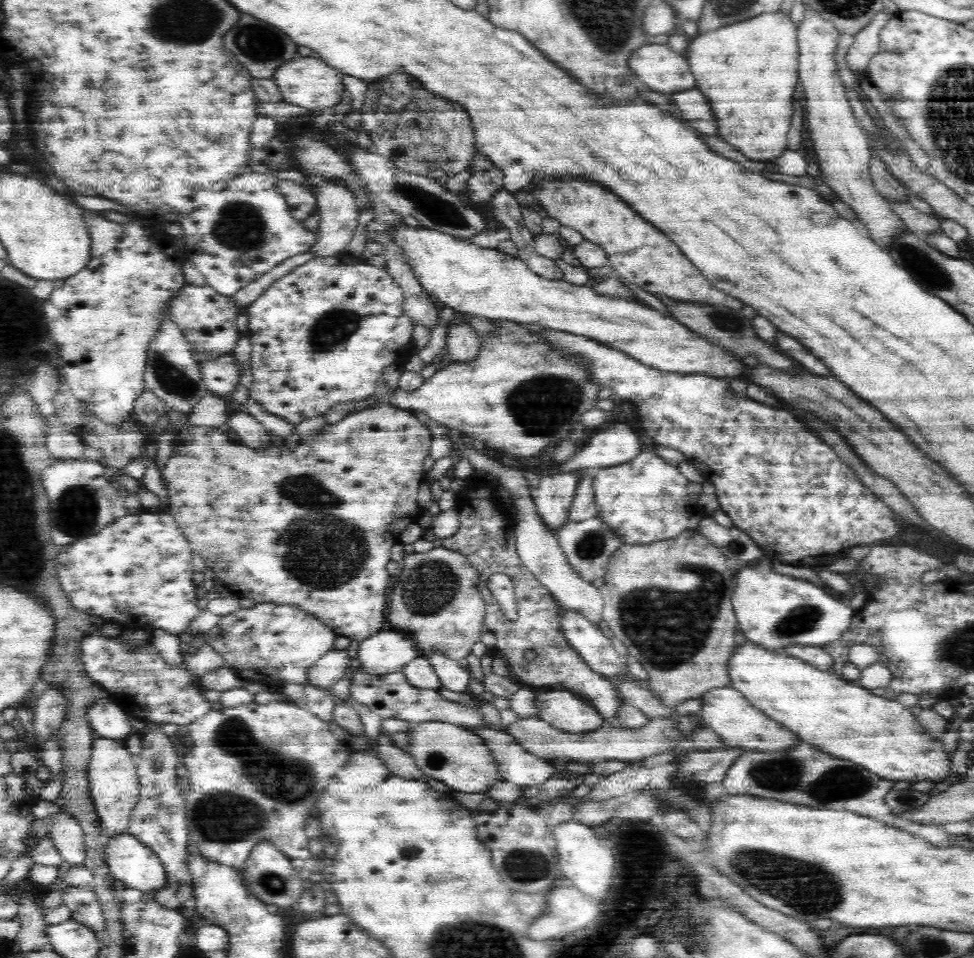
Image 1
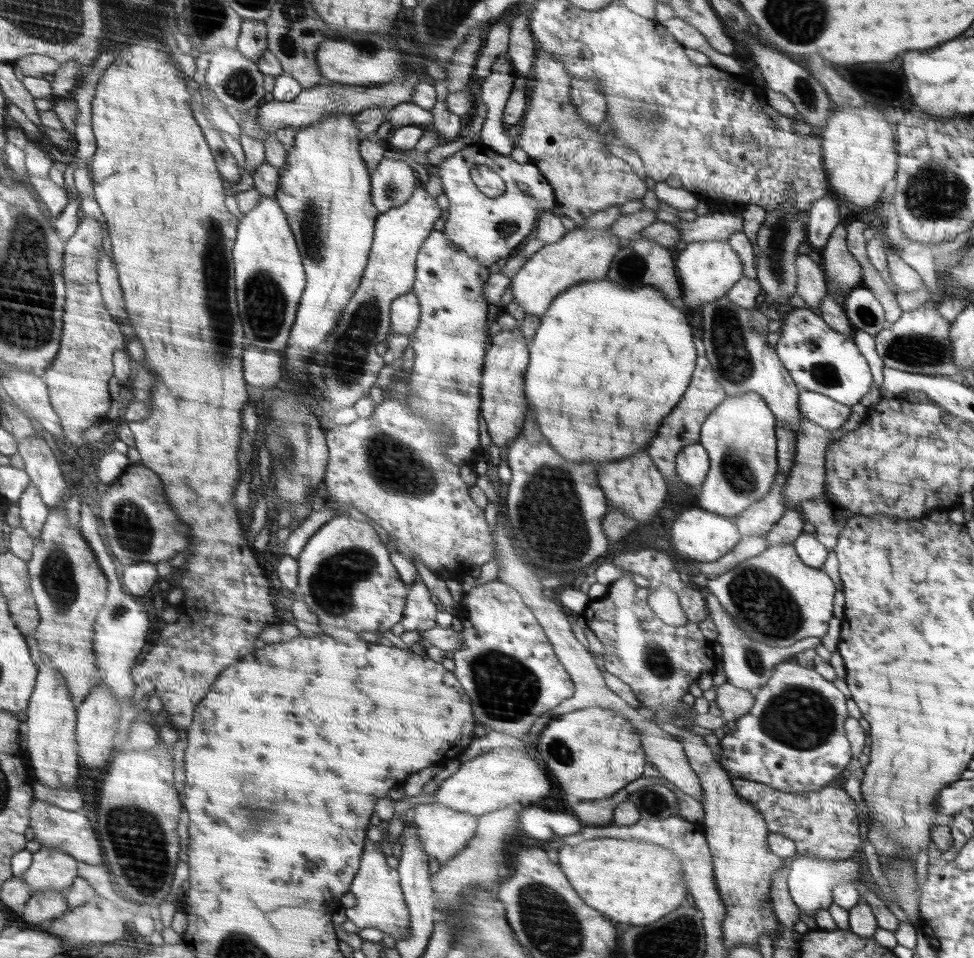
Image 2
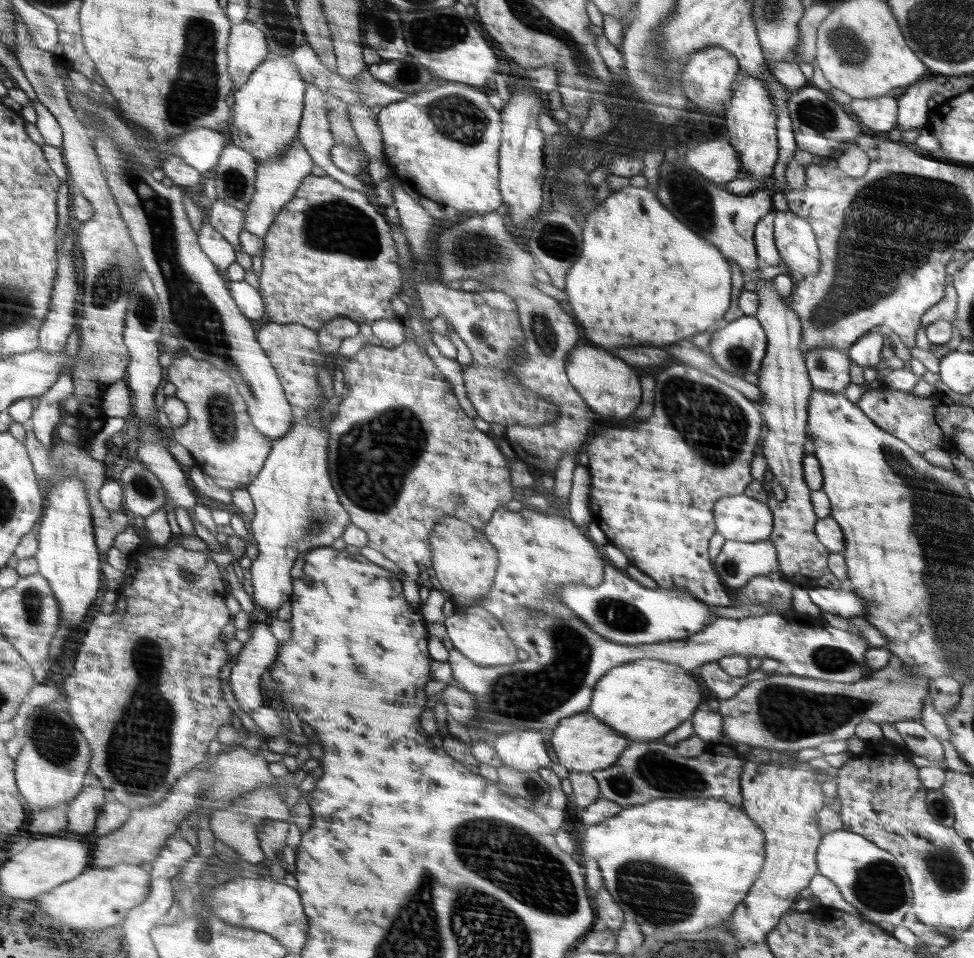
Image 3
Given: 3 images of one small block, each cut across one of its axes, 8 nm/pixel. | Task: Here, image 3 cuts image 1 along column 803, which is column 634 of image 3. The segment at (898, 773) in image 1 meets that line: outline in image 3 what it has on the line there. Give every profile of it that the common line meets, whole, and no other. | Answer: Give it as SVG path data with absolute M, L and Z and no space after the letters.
M644 658L632 664L621 664L610 669L601 680L587 712L598 714L594 717L605 723L610 722L614 730L622 730L622 735L642 742L654 741L654 738L658 740L690 720L704 698L700 684L690 672L678 663L664 662L662 659Z

